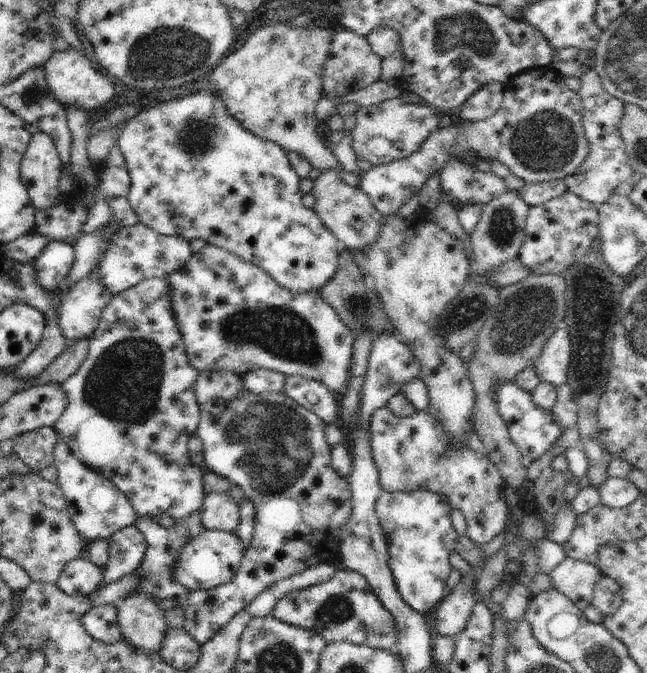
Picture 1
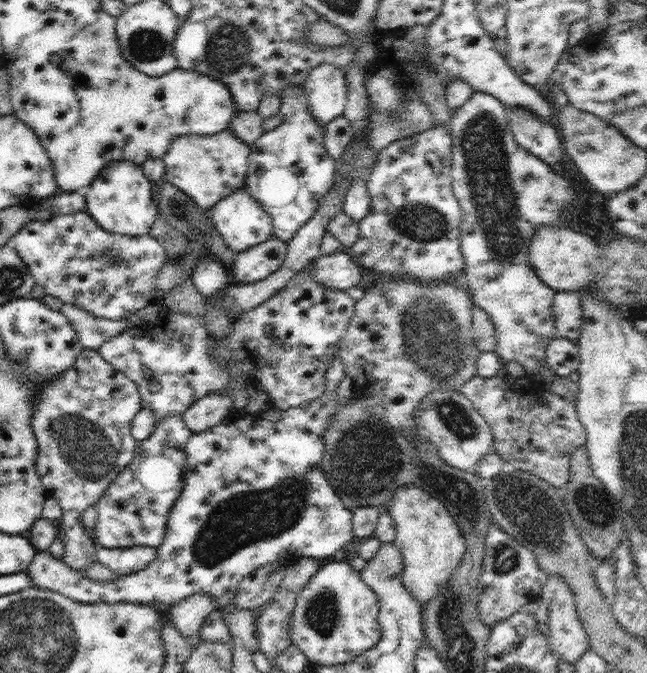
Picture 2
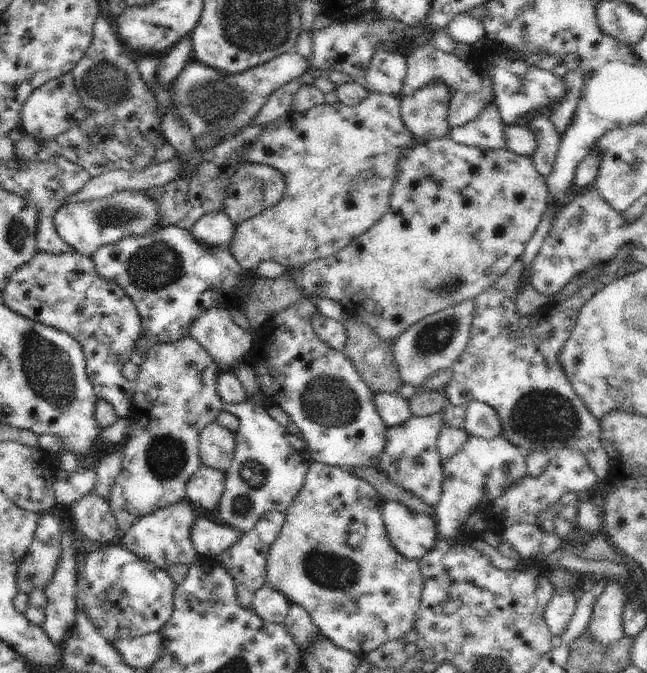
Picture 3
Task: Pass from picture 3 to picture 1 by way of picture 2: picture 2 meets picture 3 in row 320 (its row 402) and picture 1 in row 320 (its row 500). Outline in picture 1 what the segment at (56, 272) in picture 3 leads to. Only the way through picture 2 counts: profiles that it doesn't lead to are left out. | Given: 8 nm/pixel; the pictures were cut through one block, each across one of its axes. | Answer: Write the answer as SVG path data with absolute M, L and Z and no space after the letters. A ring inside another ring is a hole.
M82 278L58 306L56 322L62 336L70 343L88 340L98 328L98 322L110 302L108 288L99 279Z

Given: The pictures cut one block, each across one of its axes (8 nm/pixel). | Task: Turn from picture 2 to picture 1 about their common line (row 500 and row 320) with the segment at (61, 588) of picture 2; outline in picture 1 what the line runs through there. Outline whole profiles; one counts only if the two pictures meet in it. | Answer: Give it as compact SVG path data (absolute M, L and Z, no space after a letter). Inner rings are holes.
M209 243L200 252L194 252L181 270L167 278L172 288L176 322L186 344L188 360L196 370L216 372L222 368L243 377L246 372L265 368L280 372L285 377L304 376L308 380L316 380L336 396L343 393L354 362L352 348L355 340L352 330L342 324L334 308L322 299L319 291L288 291L256 264Z

